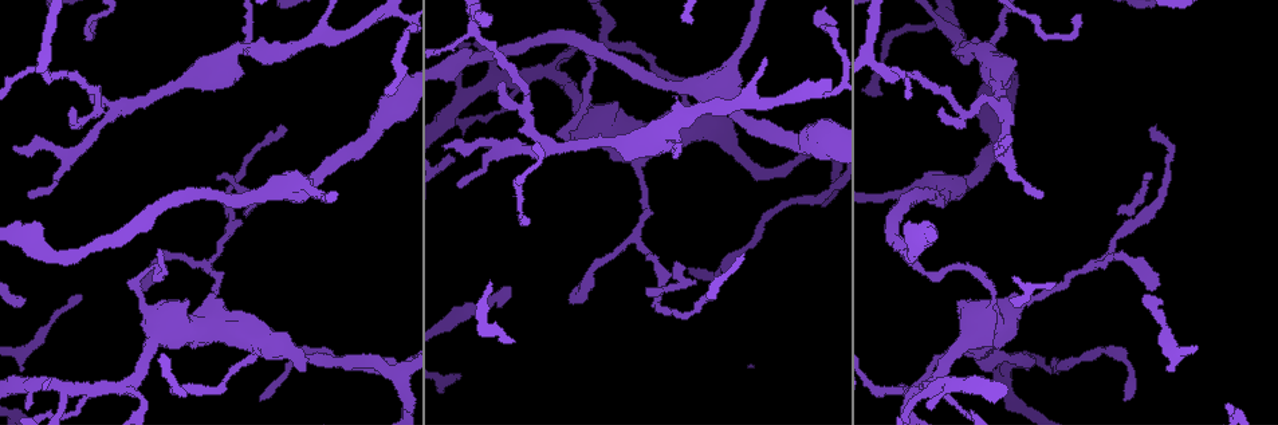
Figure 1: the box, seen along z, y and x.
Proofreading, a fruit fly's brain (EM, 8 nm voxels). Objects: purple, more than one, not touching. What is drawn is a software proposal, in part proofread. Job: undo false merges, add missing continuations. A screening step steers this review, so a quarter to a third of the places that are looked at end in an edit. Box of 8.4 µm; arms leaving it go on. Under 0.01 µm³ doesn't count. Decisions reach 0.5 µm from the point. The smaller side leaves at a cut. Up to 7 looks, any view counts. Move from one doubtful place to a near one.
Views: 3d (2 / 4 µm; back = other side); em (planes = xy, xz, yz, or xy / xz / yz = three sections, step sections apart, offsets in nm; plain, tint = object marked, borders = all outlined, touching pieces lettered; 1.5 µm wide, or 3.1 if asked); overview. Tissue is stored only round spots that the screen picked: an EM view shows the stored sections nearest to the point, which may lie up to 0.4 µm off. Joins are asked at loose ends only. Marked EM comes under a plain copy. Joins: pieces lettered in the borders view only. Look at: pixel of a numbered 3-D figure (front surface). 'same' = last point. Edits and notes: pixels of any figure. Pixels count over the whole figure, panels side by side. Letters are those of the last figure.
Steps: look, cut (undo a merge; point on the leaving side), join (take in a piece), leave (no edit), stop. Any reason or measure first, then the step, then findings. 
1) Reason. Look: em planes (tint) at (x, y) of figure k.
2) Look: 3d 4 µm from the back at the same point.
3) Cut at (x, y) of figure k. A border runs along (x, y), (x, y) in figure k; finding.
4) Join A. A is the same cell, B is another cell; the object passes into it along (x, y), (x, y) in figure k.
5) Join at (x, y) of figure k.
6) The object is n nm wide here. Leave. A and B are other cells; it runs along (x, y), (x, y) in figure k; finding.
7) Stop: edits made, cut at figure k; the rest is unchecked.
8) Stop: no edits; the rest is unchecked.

Three arms meet. Look: em xz step 8 (tint) at (883, 71) of figure 1.

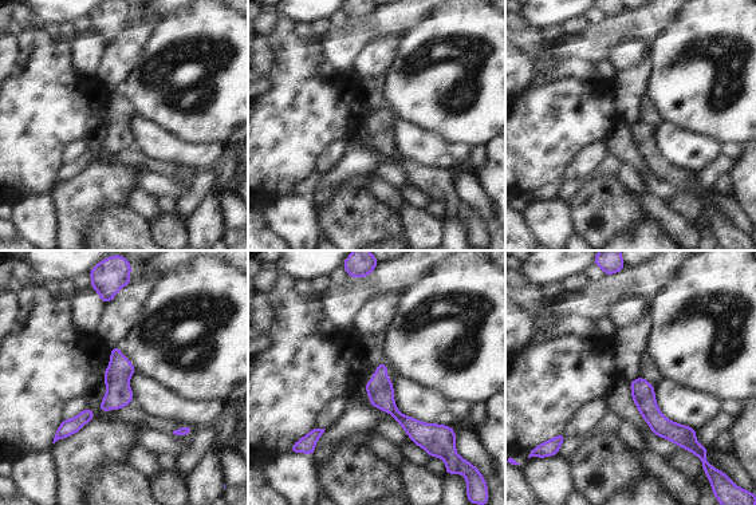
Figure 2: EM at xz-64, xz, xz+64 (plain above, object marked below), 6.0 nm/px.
Cut it another way. Look: em planes (borders) at the same point.

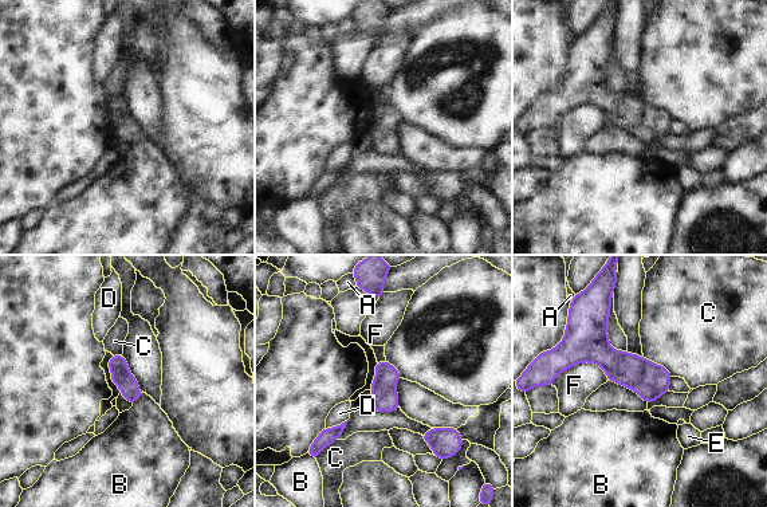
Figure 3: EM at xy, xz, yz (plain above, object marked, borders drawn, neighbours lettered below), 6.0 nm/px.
The longest contact is with F, 340 nm. Leave. A, B, C, D, E and F are other cells; a border runs along (142, 392), (133, 404) in figure 3; one neuron here.

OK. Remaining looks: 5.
Branch stops here. Look: 3d 2 µm at (1146, 179) of figure 1.

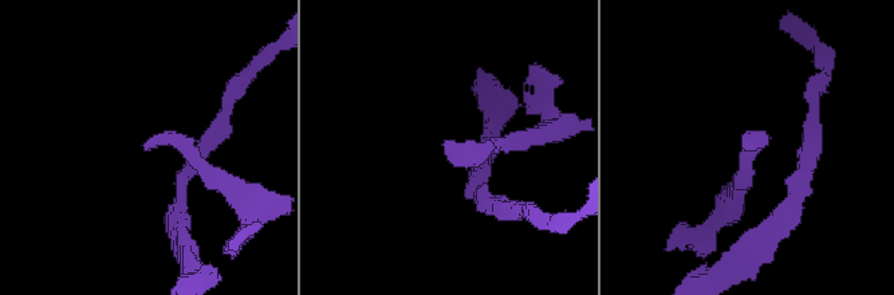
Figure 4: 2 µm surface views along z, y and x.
Look: em yz step 4 (tint) at (757, 148) of figure 4.

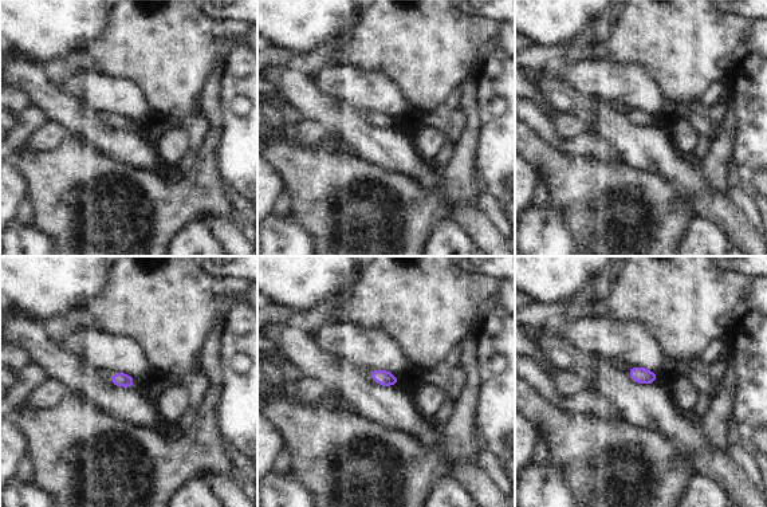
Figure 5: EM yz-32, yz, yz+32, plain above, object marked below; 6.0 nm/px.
Look: em yz step 4 (borders) at the same point.

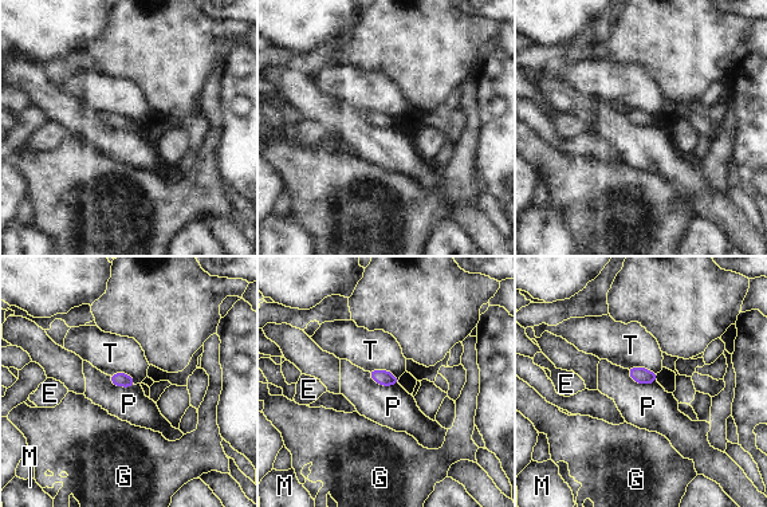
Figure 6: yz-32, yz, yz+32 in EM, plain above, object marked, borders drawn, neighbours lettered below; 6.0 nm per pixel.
The longest contact is with P, 200 nm. Leave. E, G, M, P and T are other cells; none of them fits.

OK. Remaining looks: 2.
Look: em xy step 4 (borders) at (895, 392) of figure 1.

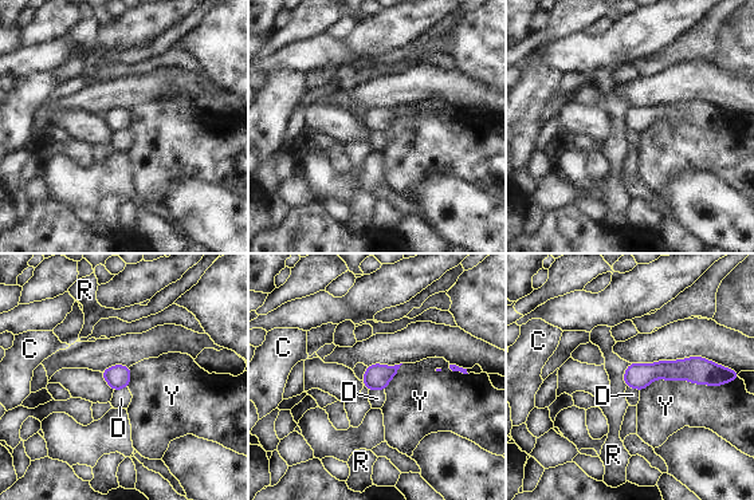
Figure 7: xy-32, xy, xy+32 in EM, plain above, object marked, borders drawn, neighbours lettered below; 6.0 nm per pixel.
The longest contact is with Y, 550 nm. Leave. C, D, R and Y are other cells; a border runs along (369, 389), (384, 390) in figure 7; continuous, no second neuron.

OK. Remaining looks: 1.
Stop: no edits; the rest is unchecked.

